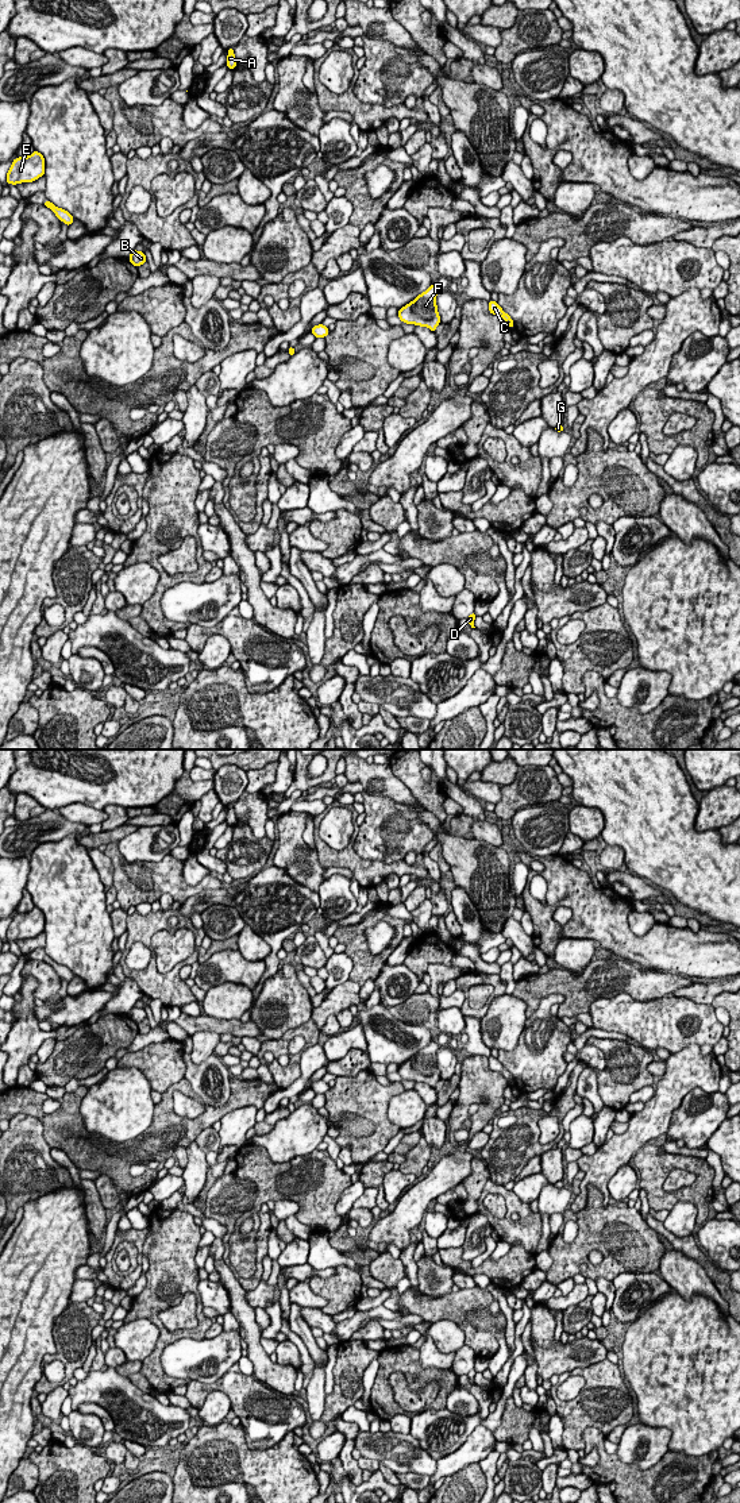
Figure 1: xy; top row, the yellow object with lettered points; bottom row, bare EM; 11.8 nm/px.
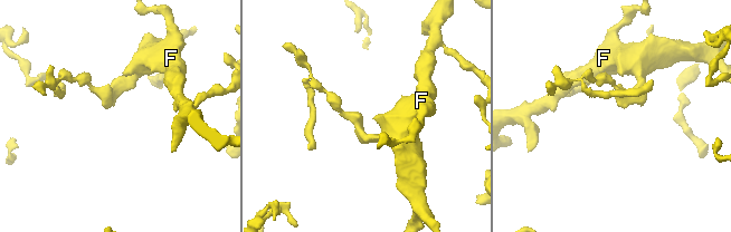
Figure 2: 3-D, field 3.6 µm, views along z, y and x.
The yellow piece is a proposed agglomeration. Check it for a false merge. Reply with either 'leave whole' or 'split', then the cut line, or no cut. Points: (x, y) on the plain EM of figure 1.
leave whole | no cut

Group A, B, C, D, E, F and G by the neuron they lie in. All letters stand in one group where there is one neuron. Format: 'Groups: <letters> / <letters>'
Groups: A B C D E F G

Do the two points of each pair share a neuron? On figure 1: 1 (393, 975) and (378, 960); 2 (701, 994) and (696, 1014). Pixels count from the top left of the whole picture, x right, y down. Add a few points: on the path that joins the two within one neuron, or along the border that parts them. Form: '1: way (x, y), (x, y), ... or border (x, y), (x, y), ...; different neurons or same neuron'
1: border (386, 959), (374, 979); different neurons
2: border (671, 993), (710, 1005); different neurons

